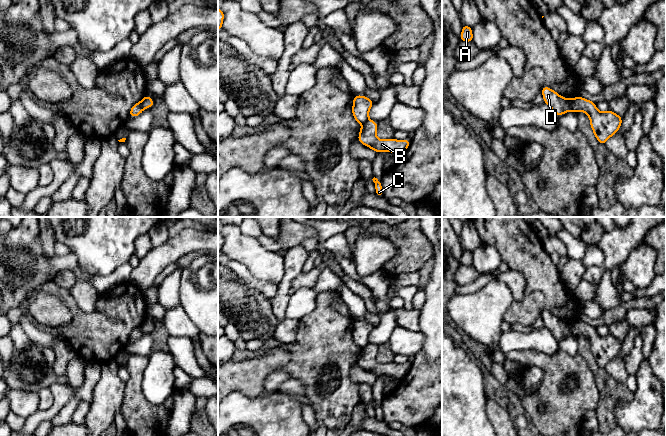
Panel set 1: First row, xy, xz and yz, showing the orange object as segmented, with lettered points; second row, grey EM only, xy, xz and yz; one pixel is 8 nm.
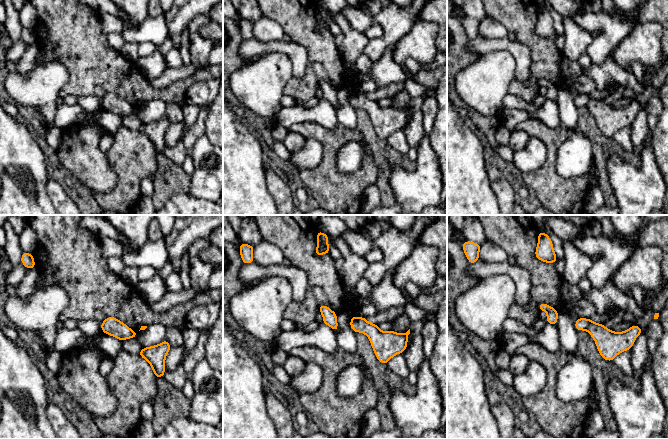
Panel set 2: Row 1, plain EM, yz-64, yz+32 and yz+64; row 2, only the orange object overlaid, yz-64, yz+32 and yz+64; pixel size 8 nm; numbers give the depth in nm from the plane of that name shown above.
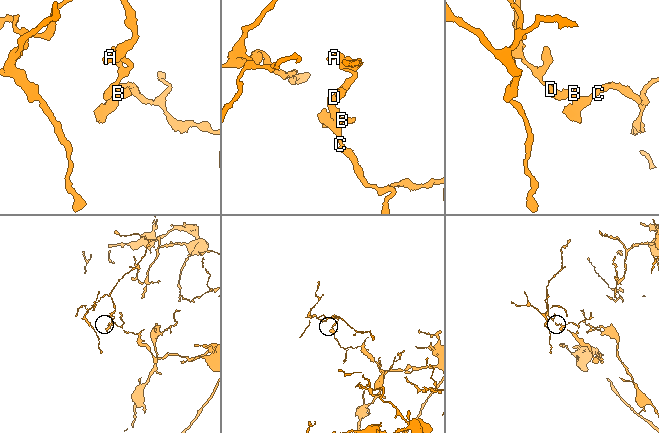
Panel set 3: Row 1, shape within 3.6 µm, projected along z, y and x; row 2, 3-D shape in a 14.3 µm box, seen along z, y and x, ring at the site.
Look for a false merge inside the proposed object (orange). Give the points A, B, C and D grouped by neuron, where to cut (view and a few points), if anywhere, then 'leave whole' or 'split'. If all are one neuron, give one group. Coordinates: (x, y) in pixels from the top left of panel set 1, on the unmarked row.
groups A D / B C; cut yz (569, 323), (570, 330), (576, 335); split

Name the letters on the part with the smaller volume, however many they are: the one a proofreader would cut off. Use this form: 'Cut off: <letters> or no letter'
Cut off: A, D

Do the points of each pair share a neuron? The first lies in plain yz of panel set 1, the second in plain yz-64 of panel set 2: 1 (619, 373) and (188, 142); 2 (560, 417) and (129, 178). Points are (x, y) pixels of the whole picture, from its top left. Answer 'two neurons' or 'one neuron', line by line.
1: two neurons
2: one neuron

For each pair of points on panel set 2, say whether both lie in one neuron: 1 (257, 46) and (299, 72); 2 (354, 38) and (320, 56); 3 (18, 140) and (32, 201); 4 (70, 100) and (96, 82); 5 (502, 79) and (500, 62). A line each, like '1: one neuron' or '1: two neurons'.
1: one neuron
2: two neurons
3: one neuron
4: two neurons
5: one neuron

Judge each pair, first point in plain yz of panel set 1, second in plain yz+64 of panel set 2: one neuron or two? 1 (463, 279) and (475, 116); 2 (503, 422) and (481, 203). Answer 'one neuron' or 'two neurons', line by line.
1: two neurons
2: two neurons

